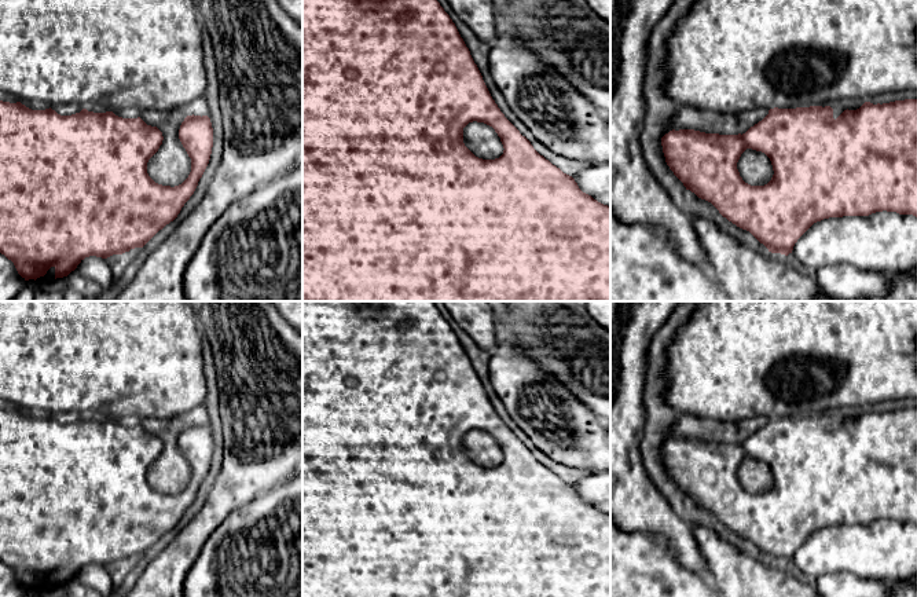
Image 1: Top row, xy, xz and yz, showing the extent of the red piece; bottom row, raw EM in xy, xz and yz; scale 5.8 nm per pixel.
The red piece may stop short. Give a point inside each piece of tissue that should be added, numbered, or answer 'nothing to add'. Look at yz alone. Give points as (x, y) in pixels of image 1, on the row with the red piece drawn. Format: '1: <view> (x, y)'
1: yz (837, 107)

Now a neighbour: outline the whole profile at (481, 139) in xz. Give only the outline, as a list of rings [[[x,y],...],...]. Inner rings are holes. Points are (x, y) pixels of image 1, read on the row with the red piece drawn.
[[[469,122],[463,128],[465,146],[478,158],[495,160],[503,154],[503,144],[495,129],[484,122]]]

